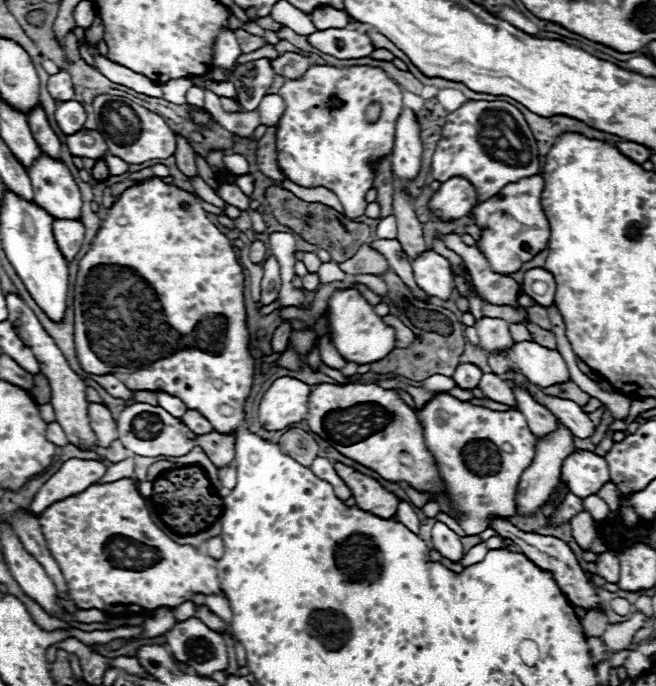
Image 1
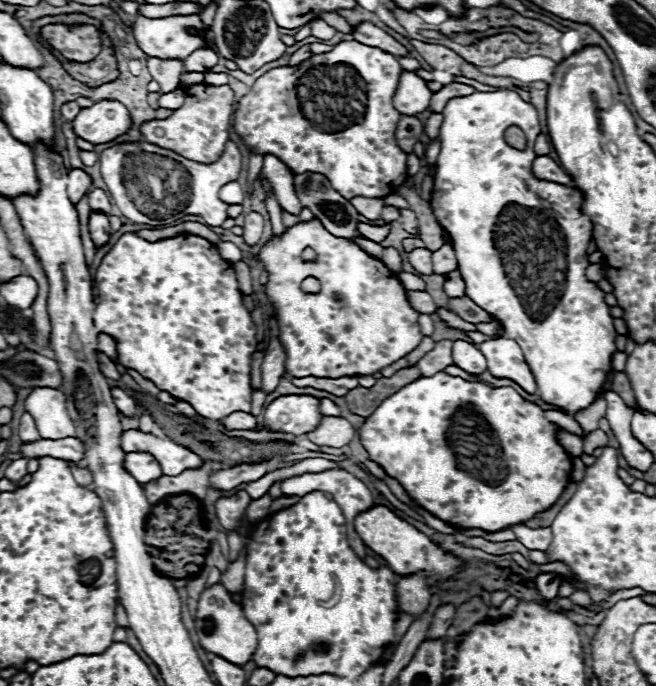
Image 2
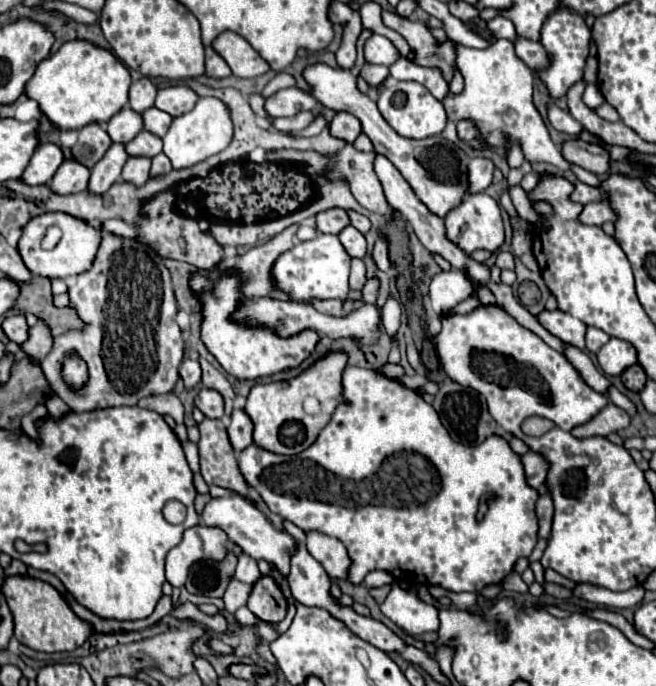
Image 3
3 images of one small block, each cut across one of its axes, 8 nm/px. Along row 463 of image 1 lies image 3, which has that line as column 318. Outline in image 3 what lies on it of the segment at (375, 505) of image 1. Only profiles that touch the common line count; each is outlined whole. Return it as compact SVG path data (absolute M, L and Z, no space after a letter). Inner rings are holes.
M198 270L190 274L190 290L198 296L202 306L202 328L200 338L208 352L220 362L220 366L236 376L246 380L256 380L260 376L272 376L286 368L296 368L304 358L310 356L320 336L314 330L302 330L302 334L294 334L294 338L278 338L278 334L270 334L264 326L242 326L242 322L234 322L230 316L238 310L238 302L242 302L242 274L238 270L222 270L218 276L212 276L212 270Z

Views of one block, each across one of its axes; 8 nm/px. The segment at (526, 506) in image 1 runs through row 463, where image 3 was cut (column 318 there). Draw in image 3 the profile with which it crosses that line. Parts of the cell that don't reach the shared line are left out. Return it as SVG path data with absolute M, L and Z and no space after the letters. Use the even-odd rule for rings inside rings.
M308 532L308 542L306 548L308 552L322 564L326 574L332 580L348 580L348 570L350 570L350 556L346 546L338 538L330 538L322 532Z

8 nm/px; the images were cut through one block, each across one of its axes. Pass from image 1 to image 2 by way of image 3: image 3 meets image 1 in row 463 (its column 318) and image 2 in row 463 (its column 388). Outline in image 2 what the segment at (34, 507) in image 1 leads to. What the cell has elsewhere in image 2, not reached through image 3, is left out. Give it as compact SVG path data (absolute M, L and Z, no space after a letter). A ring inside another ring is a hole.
M134 452L126 454L126 470L140 482L148 484L154 478L162 476L160 462L150 454L150 452Z

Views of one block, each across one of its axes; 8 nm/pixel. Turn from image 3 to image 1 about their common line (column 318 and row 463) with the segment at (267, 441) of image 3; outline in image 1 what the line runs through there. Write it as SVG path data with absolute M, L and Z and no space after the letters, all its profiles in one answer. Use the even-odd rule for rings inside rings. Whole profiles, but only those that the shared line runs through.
M318 384L308 398L308 416L306 422L314 434L324 438L332 448L336 448L340 454L346 458L356 460L358 464L378 472L384 480L392 482L406 482L414 486L416 490L422 492L440 492L442 490L442 480L438 476L438 470L432 462L432 456L424 444L422 436L422 426L418 424L416 412L410 410L396 394L396 390L386 390L376 384ZM408 452L414 460L412 466L400 464L400 454Z

